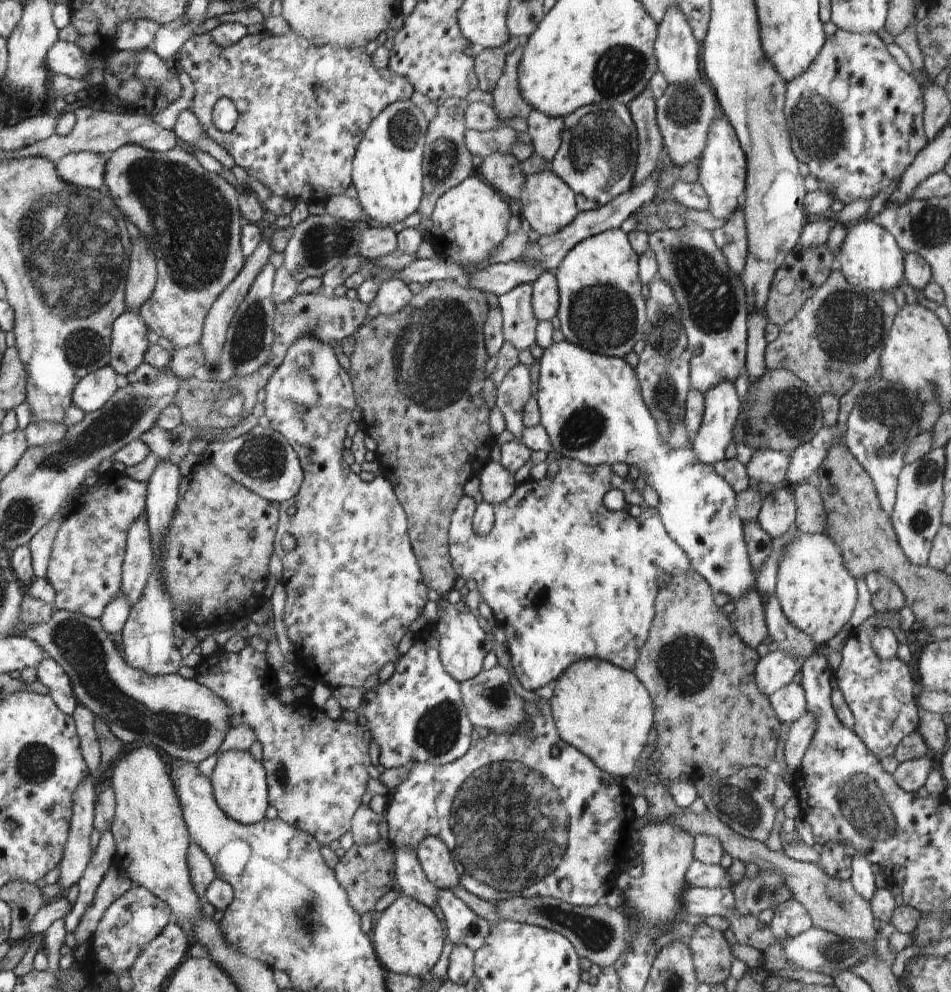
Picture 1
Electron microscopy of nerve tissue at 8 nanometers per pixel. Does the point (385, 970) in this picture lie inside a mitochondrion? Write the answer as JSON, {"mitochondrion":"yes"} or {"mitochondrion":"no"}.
{"mitochondrion":"no"}

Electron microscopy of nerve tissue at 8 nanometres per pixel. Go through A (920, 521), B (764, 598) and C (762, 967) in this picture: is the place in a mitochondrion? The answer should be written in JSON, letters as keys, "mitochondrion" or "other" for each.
{"A":"mitochondrion","B":"other","C":"other"}

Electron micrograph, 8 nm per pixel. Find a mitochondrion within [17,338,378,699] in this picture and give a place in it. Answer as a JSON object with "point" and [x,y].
{"point":[118,420]}

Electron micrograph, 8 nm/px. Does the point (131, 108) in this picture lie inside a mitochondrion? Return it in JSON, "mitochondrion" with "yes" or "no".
{"mitochondrion":"no"}

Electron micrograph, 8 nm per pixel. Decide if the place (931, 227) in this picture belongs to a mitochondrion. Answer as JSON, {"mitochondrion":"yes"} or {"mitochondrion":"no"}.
{"mitochondrion":"yes"}

